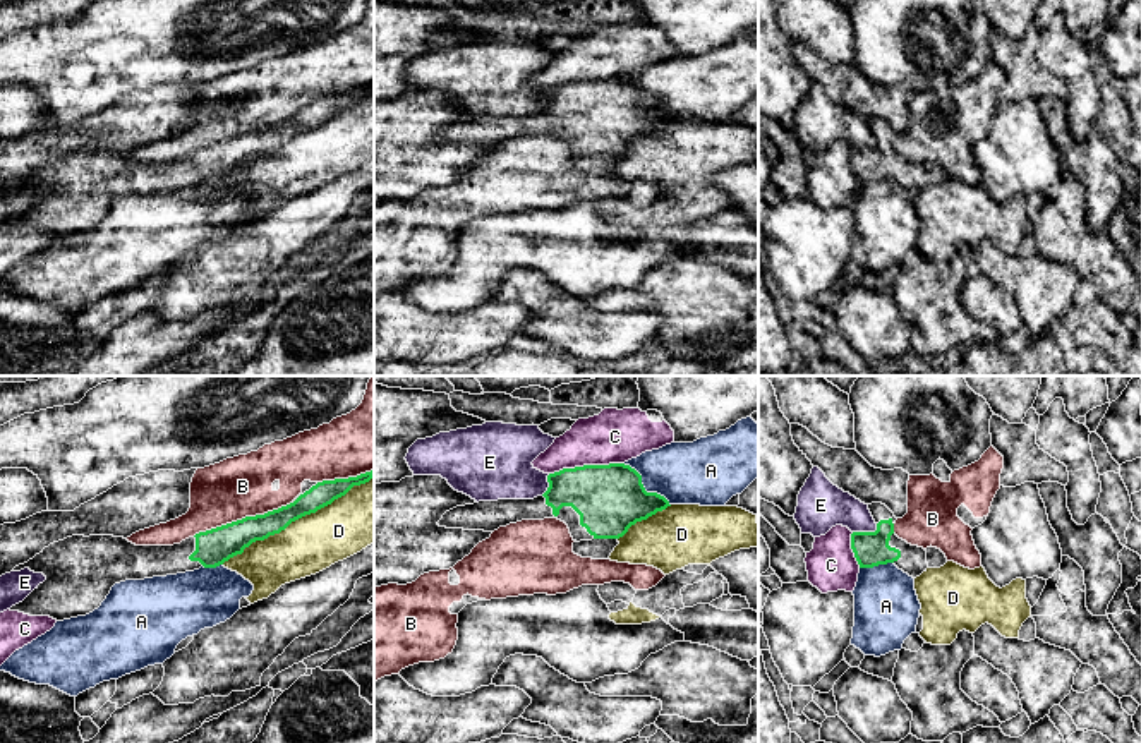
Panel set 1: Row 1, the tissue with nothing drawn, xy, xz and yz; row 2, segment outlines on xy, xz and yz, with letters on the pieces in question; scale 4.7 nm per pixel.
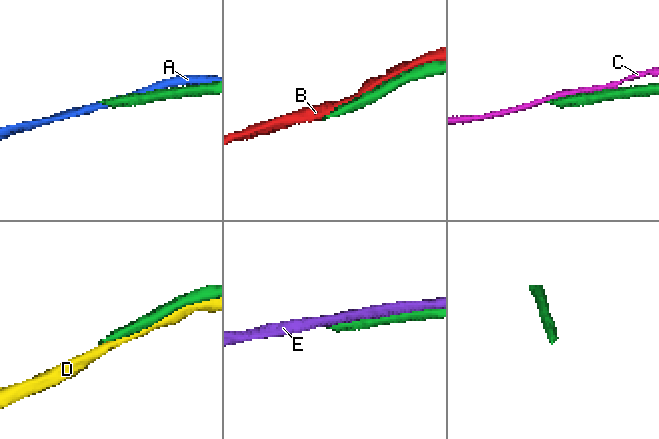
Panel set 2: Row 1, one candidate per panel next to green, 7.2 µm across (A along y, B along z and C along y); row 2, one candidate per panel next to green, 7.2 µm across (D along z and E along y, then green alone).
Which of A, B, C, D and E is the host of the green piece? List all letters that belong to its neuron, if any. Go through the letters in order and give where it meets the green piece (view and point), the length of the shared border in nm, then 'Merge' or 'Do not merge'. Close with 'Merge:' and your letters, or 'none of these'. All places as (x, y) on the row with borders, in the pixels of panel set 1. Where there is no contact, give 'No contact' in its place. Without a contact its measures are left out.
A: Touches green at xz (644, 488). Shared border 300 nm. Do not merge
B: Touches green at xy (242, 519). Shared border 500 nm. Do not merge
C: Touches green at xz (585, 465). Shared border 360 nm. Do not merge
D: Touches green at xy (297, 519). Shared border 800 nm. Do not merge
E: Touches green at yz (867, 532). Shared border 130 nm. Do not merge
Merge: none of these

